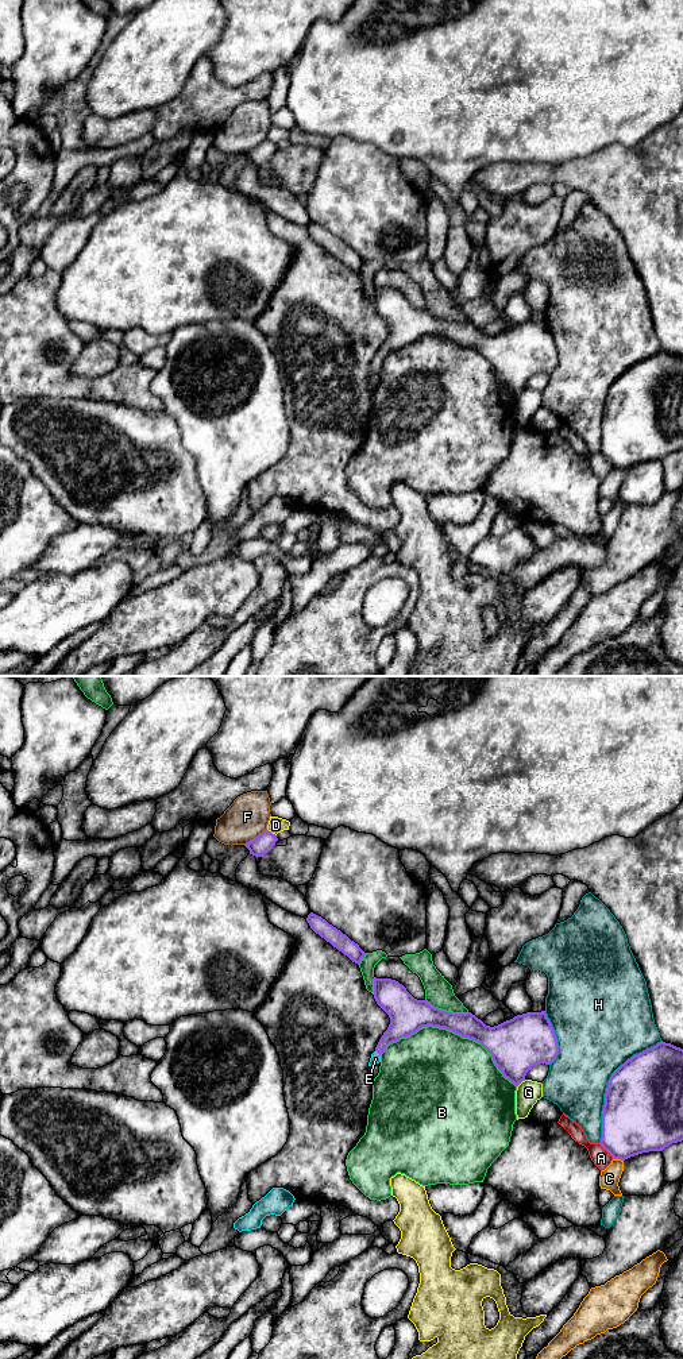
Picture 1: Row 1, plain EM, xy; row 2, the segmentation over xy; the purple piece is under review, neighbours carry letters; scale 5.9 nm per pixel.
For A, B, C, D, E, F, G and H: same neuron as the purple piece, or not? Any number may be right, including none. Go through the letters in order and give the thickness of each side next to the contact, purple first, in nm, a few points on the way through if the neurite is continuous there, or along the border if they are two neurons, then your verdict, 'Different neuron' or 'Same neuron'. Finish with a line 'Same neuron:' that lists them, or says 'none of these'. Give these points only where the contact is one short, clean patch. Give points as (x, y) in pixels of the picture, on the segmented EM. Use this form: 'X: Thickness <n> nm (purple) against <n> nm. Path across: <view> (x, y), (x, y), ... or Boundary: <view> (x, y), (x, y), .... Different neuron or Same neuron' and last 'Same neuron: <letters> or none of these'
A: Thickness 400 nm (purple) against 110 nm. Different neuron
B: Thickness 180 nm (purple) against 500 nm. Different neuron
C: Thickness 400 nm (purple) against 120 nm. Different neuron
D: Thickness 120 nm (purple) against 100 nm. Different neuron
E: Thickness 180 nm (purple) against 60 nm. Path across: xy (405, 1020), (377, 1051), (375, 1058). Same neuron
F: Thickness 120 nm (purple) against 240 nm. Boundary: xy (266, 829), (244, 845). Different neuron
G: Thickness 320 nm (purple) against 150 nm. Boundary: xy (525, 1080), (517, 1087). Different neuron
H: Thickness 460 nm (purple) against 400 nm. Different neuron
Same neuron: E

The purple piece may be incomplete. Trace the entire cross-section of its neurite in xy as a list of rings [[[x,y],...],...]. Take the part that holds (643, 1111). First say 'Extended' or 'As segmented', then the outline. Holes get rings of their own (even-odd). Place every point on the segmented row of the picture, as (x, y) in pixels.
As segmented. [[[660,1042],[610,1077],[601,1146],[613,1159],[663,1151],[683,1140],[683,1049]]]

